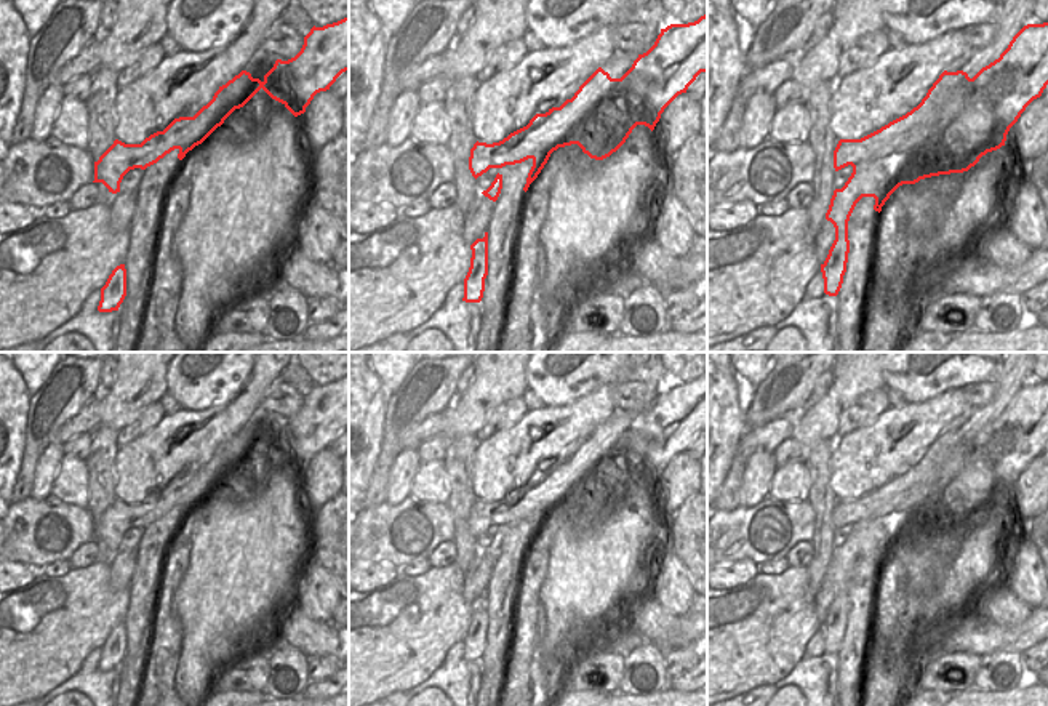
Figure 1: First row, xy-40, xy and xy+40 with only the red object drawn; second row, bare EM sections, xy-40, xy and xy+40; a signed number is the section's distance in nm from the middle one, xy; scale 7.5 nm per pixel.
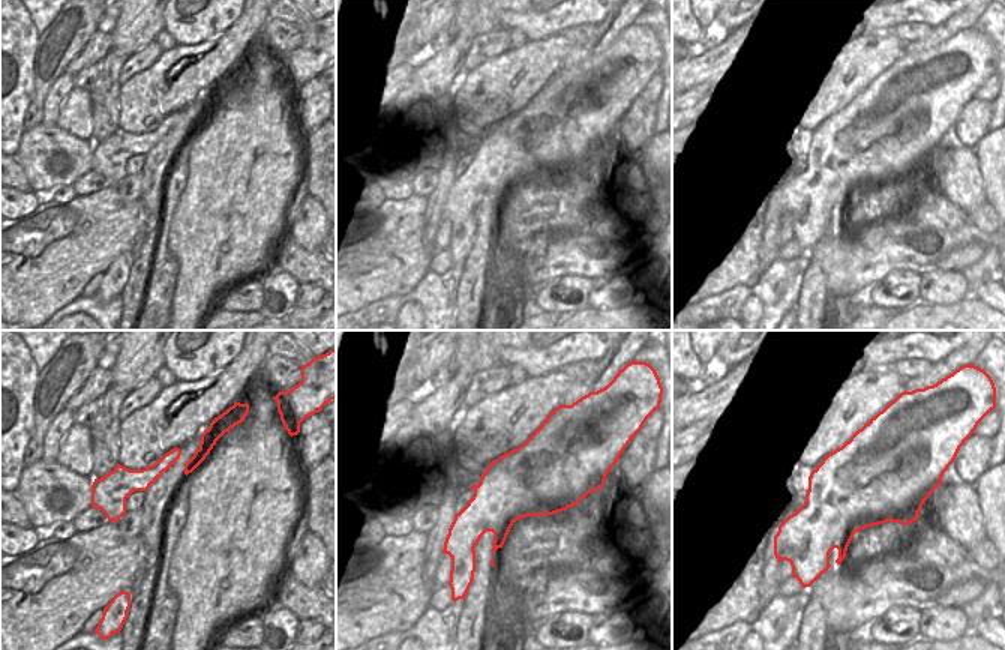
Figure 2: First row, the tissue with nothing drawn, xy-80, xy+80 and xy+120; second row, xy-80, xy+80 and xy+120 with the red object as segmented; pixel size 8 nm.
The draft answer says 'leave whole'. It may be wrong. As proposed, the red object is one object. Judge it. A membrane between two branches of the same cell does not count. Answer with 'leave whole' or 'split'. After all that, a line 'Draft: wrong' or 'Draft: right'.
split
Draft: wrong

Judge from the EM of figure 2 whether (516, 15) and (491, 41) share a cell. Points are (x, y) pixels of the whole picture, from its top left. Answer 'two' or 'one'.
two

